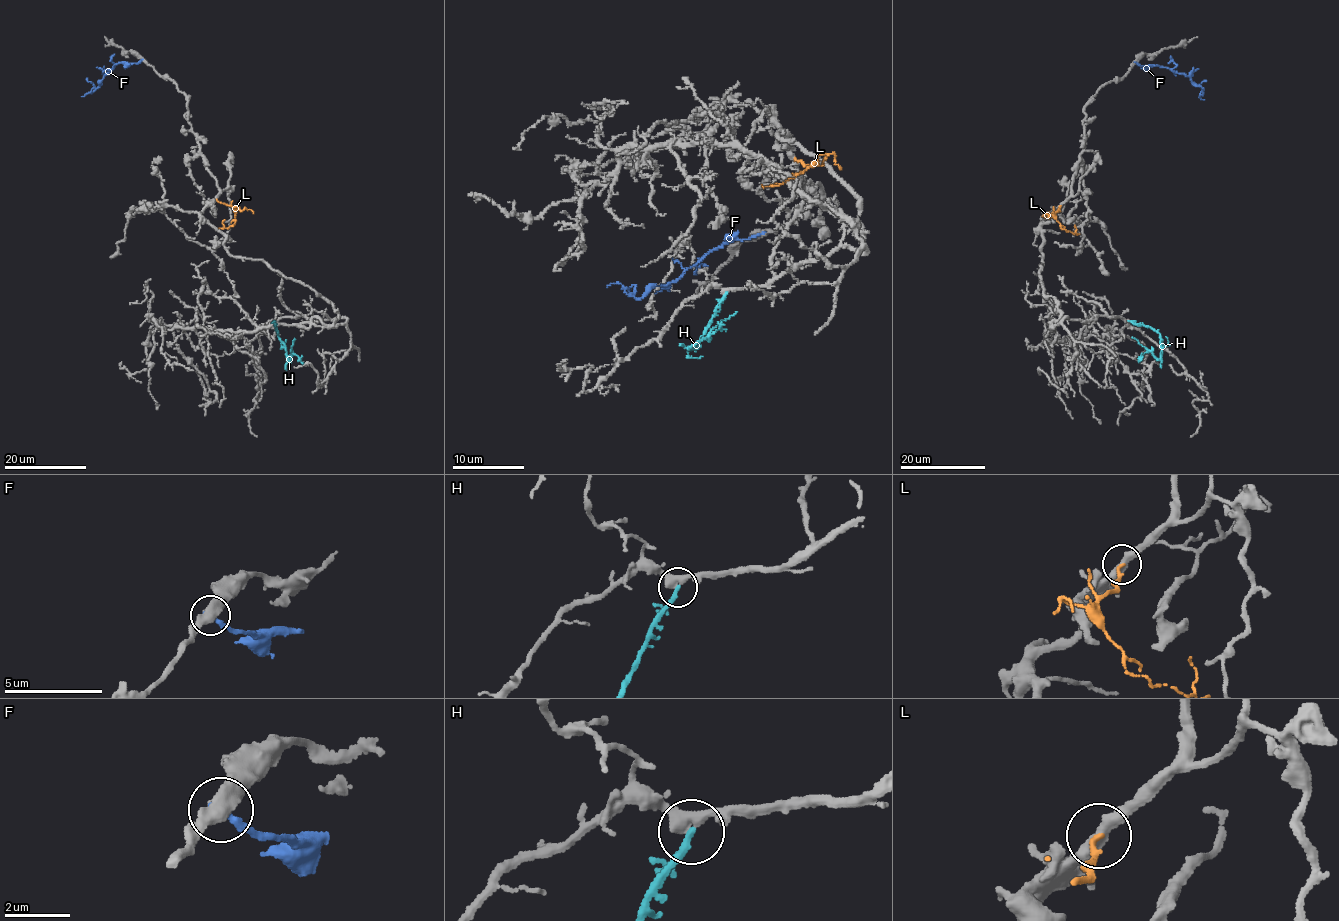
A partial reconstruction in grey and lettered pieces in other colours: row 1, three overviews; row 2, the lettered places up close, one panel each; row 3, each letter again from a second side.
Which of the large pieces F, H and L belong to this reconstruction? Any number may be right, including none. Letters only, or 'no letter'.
H

